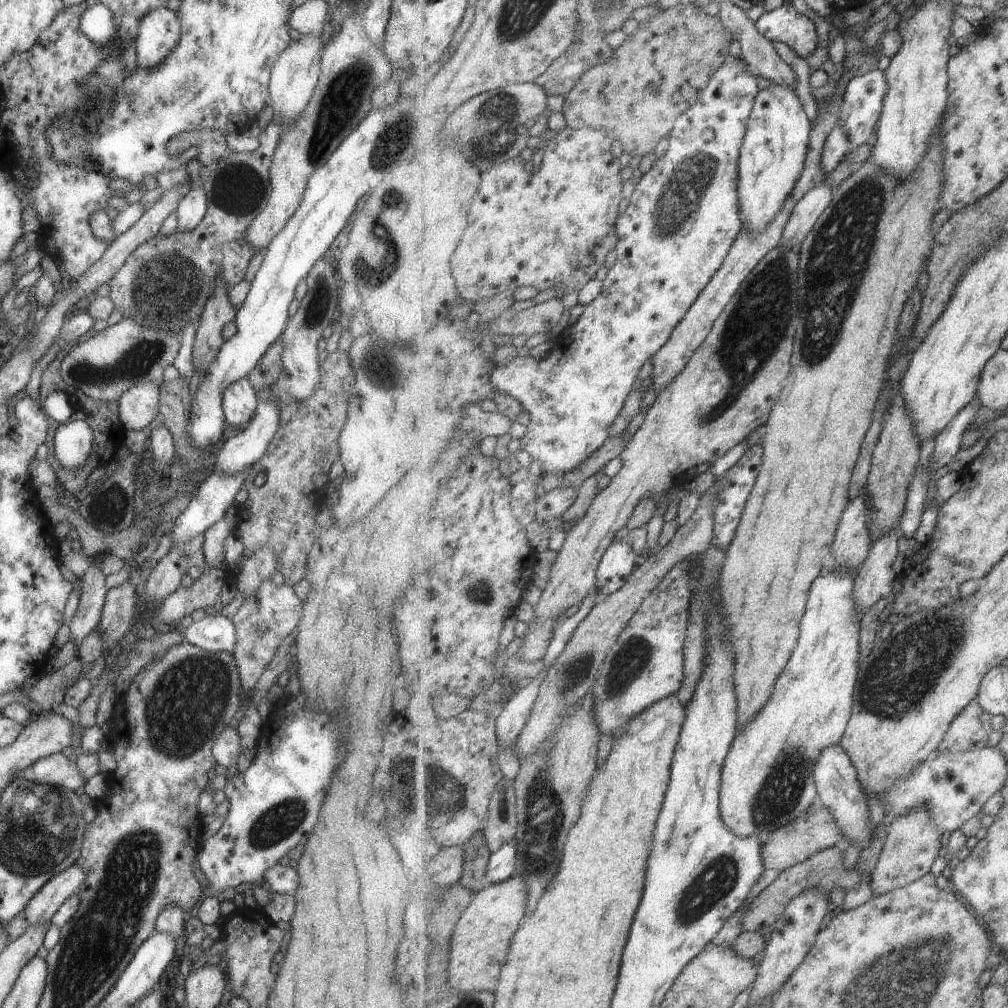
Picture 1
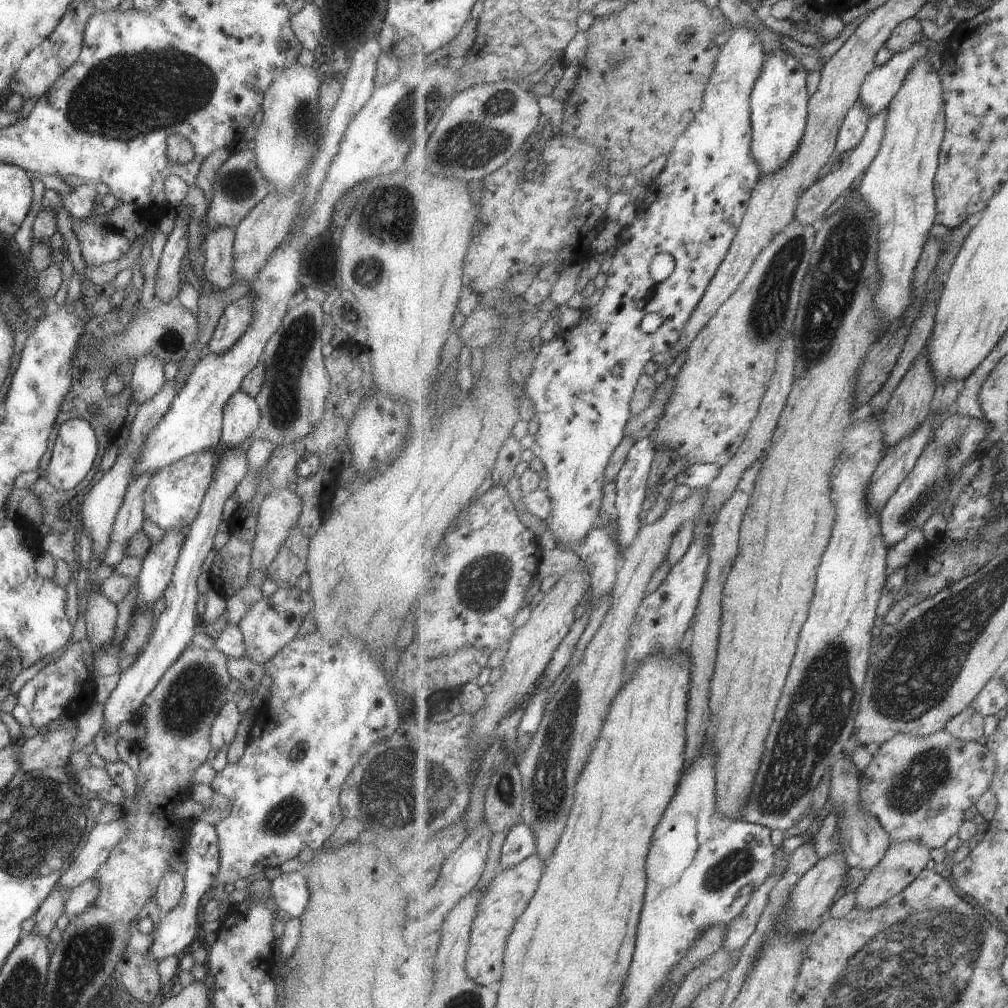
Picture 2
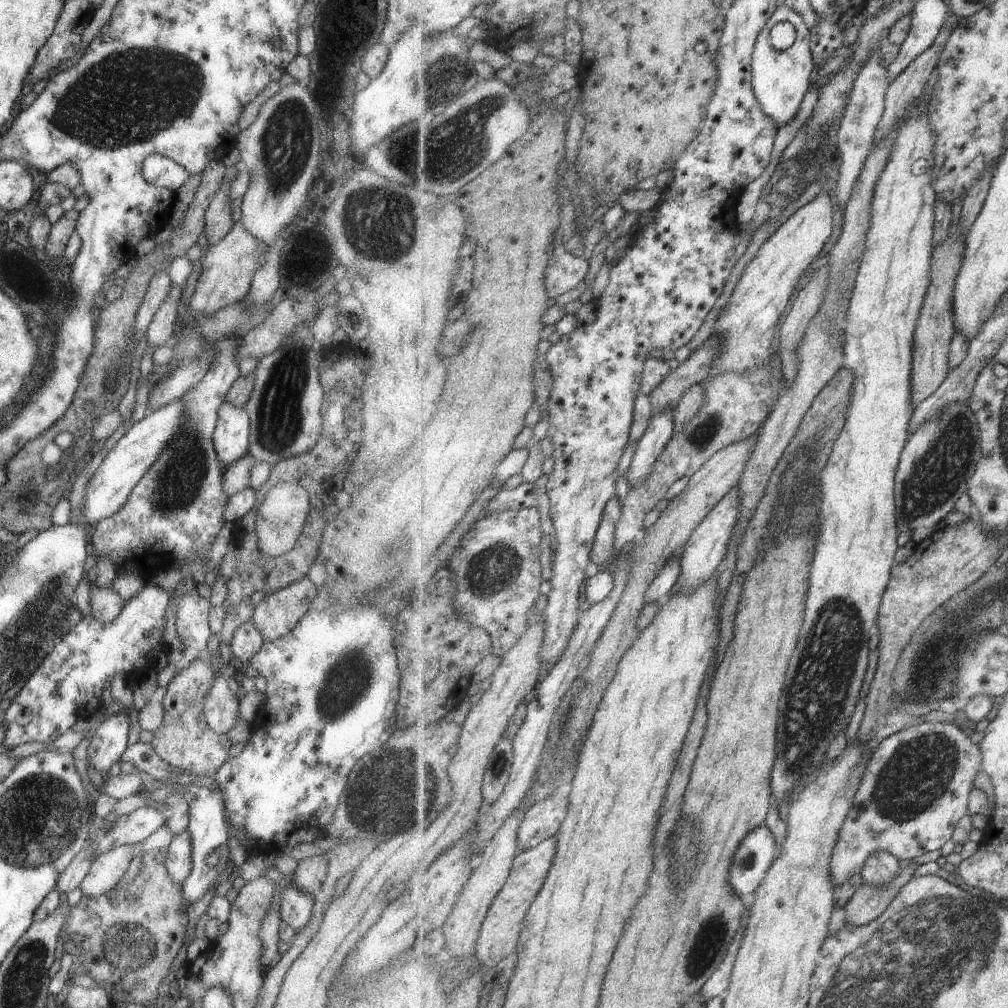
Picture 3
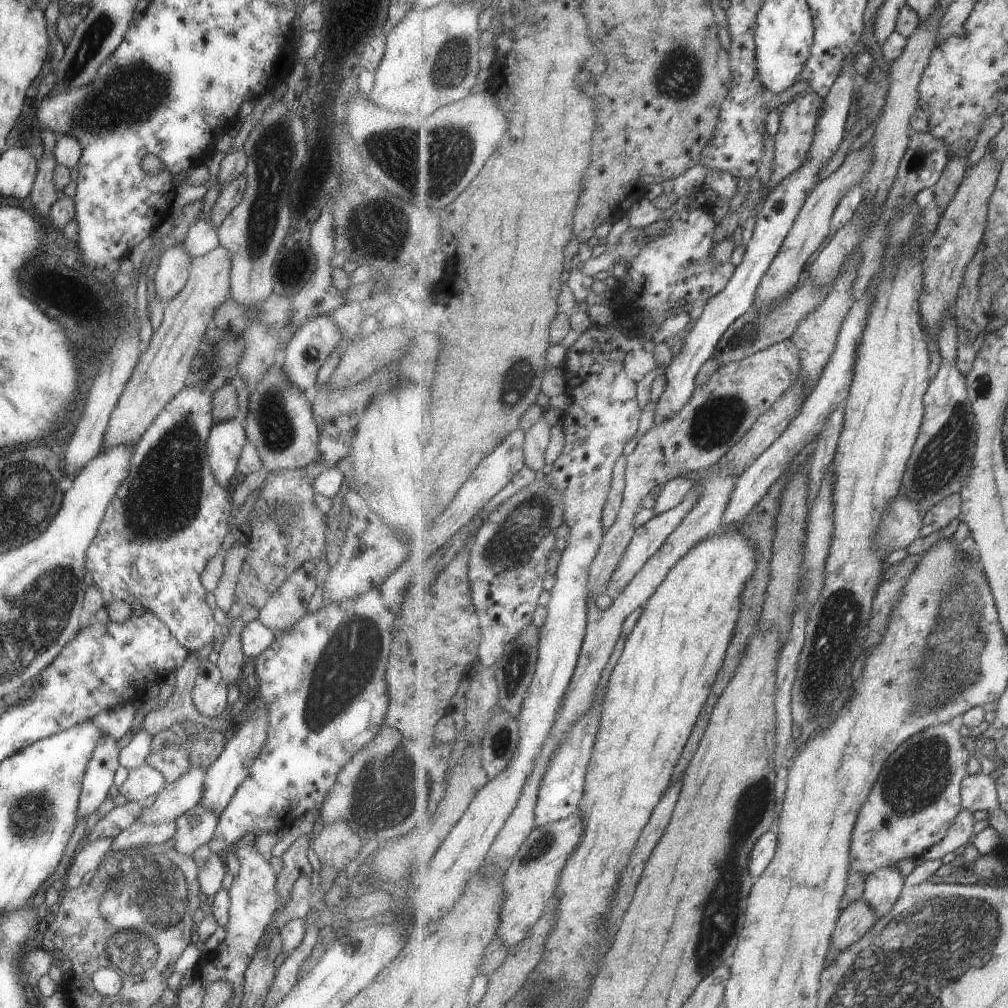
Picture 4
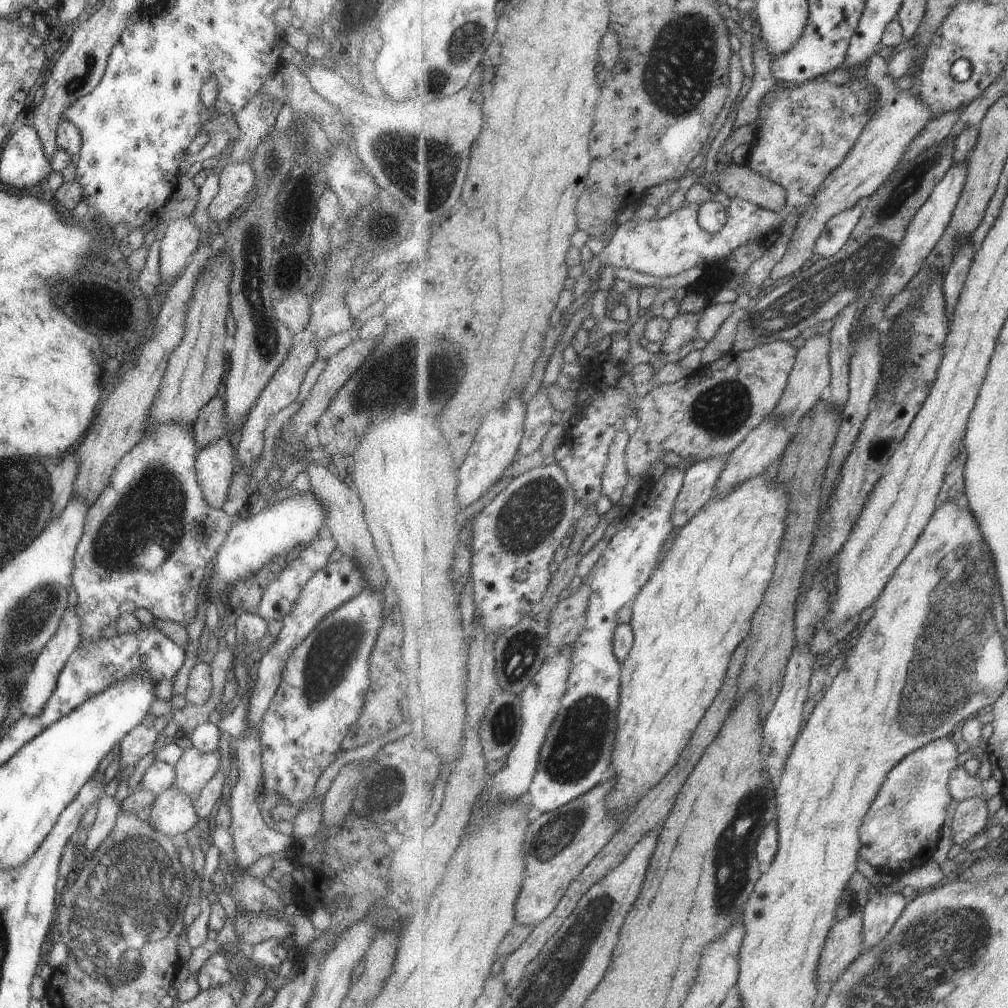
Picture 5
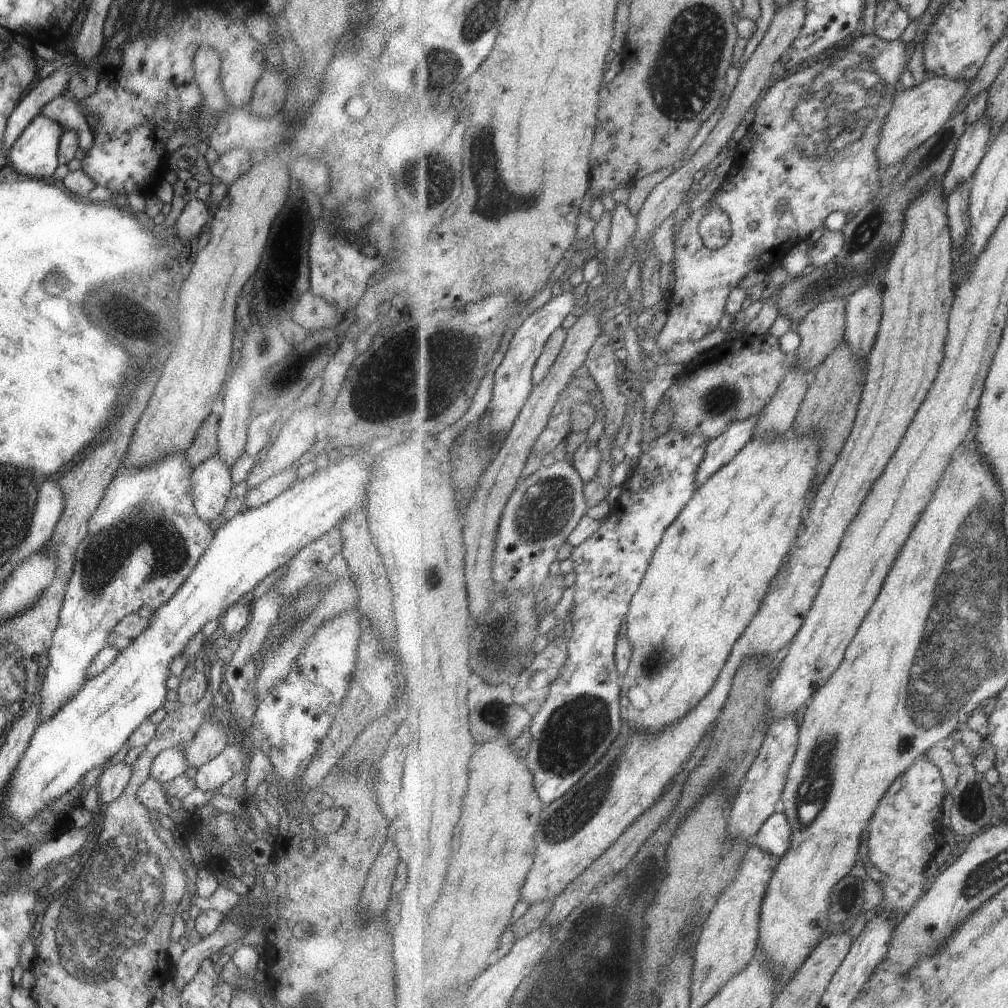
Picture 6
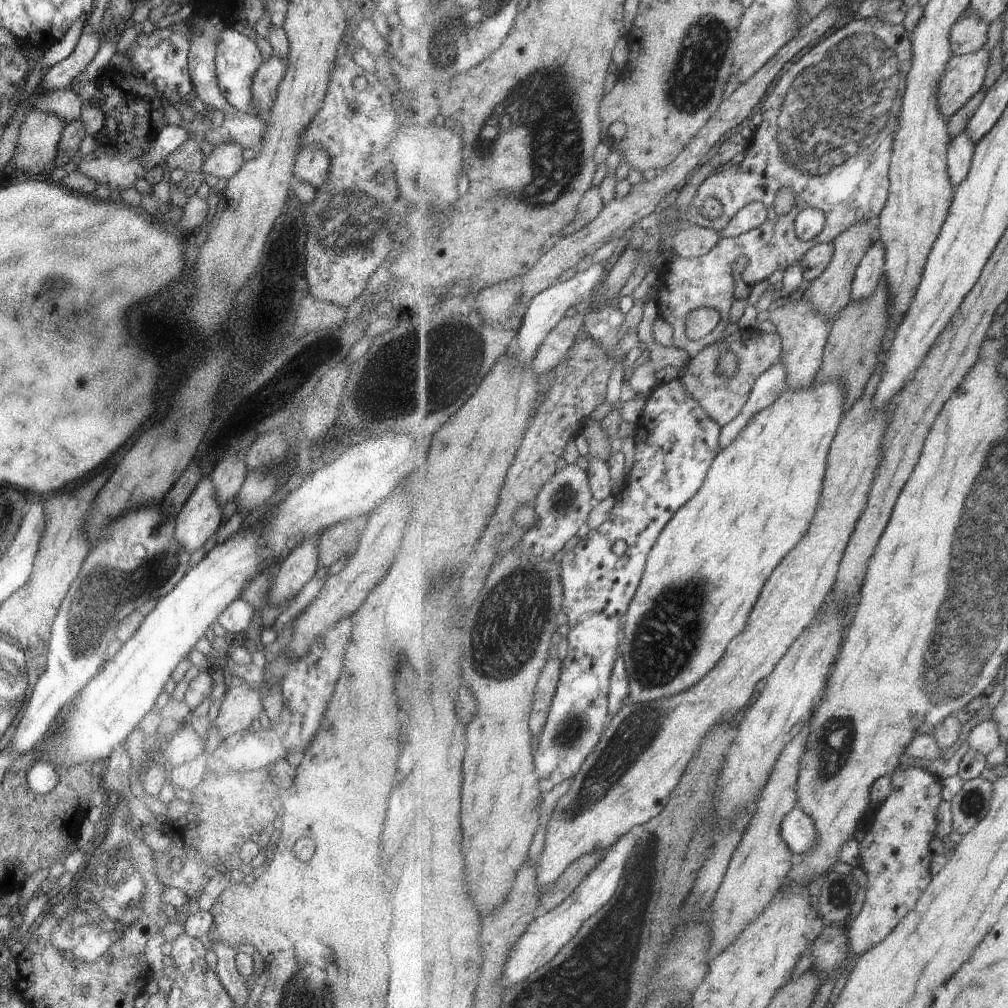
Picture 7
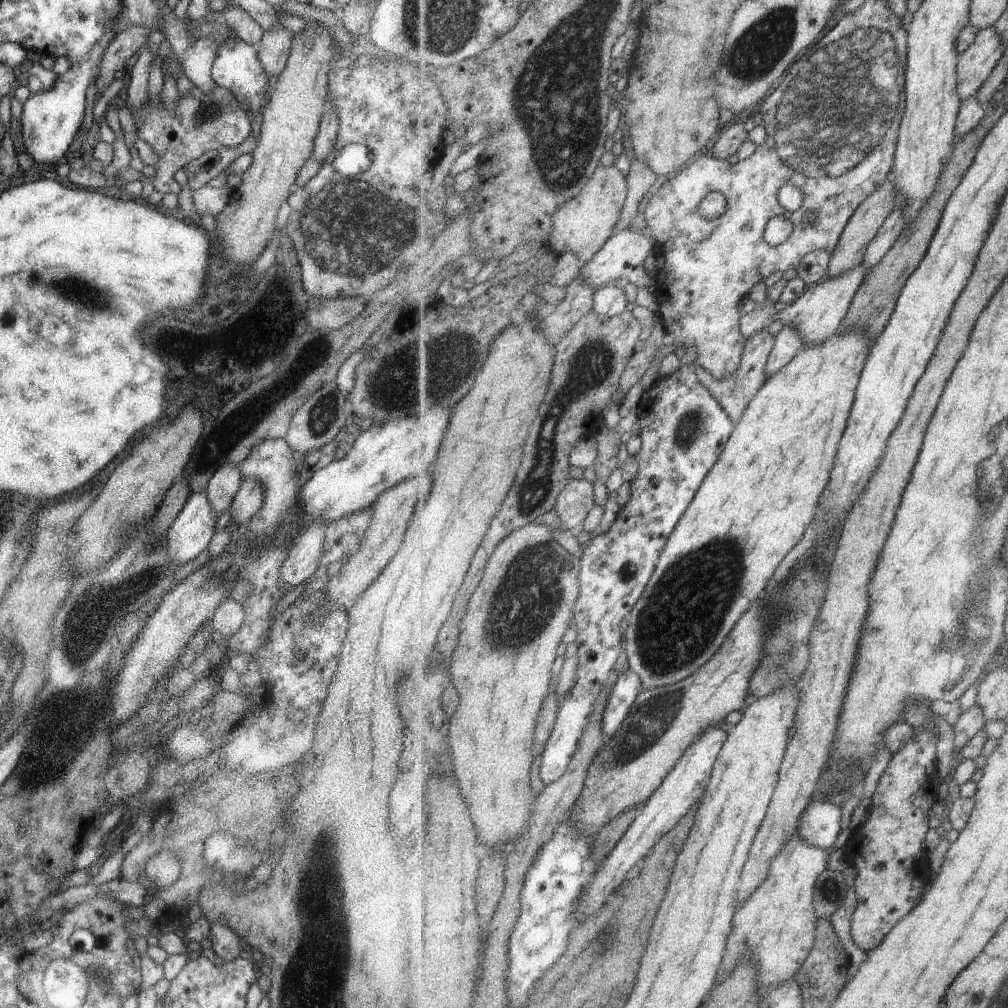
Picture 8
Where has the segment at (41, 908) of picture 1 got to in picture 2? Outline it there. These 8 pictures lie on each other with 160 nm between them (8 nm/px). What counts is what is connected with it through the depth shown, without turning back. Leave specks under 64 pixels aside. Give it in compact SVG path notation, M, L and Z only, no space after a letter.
M122 818L107 824L95 824L89 831L85 846L69 868L61 874L56 886L70 891L84 880L91 879L97 867L108 857L109 851L127 829L129 828L122 822Z

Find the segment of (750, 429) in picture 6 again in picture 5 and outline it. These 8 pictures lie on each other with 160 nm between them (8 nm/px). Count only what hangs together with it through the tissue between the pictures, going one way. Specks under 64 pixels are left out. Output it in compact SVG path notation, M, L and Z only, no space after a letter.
M729 455L696 463L686 472L686 480L679 493L674 511L672 525L675 530L683 528L709 503L713 496L719 475L726 465Z

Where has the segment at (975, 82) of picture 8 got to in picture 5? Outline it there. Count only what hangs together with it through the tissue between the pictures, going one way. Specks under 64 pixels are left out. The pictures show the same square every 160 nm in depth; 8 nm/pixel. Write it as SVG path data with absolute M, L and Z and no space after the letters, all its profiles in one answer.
M878 51L869 59L865 78L878 89L877 112L872 116L853 150L823 182L812 204L800 216L787 252L772 270L770 281L789 278L798 273L815 256L818 240L822 238L830 220L839 213L853 208L861 200L867 201L871 198L902 161L906 155L906 148L910 147L913 139L933 120L933 110L920 96L916 97L907 86L895 82L894 78L887 74L886 61L883 56L879 56Z

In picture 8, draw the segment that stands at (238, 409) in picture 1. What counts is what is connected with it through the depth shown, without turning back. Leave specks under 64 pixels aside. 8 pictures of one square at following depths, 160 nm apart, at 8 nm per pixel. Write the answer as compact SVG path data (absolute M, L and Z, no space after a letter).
M205 489L190 494L183 509L166 530L167 553L172 565L194 560L217 531Z

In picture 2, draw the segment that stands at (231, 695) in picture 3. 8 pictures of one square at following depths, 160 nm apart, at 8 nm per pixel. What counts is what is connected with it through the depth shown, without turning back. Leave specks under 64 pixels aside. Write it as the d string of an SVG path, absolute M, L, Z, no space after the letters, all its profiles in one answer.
M228 698L209 727L209 742L214 751L229 745L236 735L235 729L241 718L242 716L237 712L237 705Z

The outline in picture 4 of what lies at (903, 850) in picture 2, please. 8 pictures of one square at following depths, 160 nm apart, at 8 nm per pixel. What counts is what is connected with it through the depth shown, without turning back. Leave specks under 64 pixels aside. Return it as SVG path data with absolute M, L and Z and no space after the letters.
M863 897L848 906L839 917L835 932L832 936L833 944L839 951L849 948L860 938L863 938L878 921L872 906Z

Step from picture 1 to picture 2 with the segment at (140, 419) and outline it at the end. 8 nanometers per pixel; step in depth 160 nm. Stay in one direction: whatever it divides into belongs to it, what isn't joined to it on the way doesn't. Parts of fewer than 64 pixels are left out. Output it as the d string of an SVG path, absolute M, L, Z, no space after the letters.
M152 355L135 360L129 377L130 400L139 405L148 402L163 386L162 364Z

